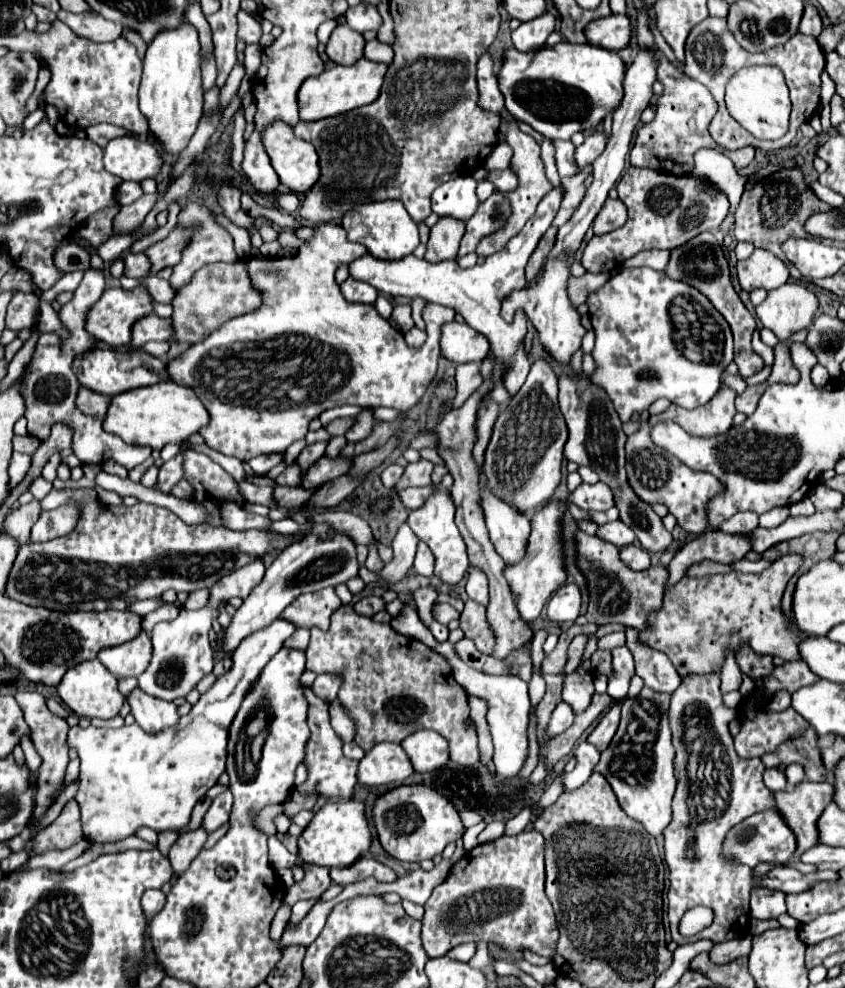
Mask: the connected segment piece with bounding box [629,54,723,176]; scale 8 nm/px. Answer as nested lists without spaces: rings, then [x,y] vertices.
[[[661,54],[661,64],[657,68],[657,80],[661,80],[661,84],[665,86],[665,92],[657,102],[655,118],[637,130],[635,144],[629,152],[631,166],[667,172],[667,156],[669,156],[669,160],[673,160],[673,168],[669,168],[669,172],[673,172],[677,176],[691,176],[693,166],[695,166],[693,154],[699,148],[715,148],[715,150],[723,152],[721,148],[717,148],[717,144],[713,142],[711,136],[703,138],[705,134],[709,134],[707,128],[717,112],[717,106],[715,106],[717,102],[709,94],[709,90],[705,90],[705,86],[687,78],[679,70],[675,70],[663,54]]]

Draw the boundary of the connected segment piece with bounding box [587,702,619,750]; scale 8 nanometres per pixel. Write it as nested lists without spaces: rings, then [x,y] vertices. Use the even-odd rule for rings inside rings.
[[[613,702],[613,706],[607,710],[607,714],[599,720],[595,730],[589,734],[587,742],[595,744],[599,750],[605,750],[619,726],[619,702]]]

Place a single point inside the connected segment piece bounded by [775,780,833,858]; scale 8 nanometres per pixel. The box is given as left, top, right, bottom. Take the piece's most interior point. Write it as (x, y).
(801, 807)

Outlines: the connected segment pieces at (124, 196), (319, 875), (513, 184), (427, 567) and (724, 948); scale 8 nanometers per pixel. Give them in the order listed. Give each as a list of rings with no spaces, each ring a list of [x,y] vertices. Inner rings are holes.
[[[121,182],[121,186],[117,186],[117,196],[115,198],[121,206],[125,206],[125,204],[135,202],[141,196],[143,196],[143,190],[141,190],[139,182]]]
[[[303,862],[301,866],[305,870],[305,878],[299,882],[299,886],[295,884],[295,886],[287,889],[281,904],[293,906],[299,900],[319,898],[331,886],[329,868],[325,868],[325,866],[309,866],[307,862]]]
[[[509,168],[507,170],[489,172],[487,180],[491,180],[497,186],[497,190],[501,190],[501,192],[513,192],[517,188],[517,184],[519,184],[517,174],[513,170],[509,170]]]
[[[419,542],[419,548],[417,548],[417,554],[415,554],[415,562],[413,562],[413,570],[421,576],[427,576],[431,578],[433,576],[433,564],[435,564],[435,558],[429,550],[429,546],[425,542]]]
[[[750,933],[745,934],[740,939],[716,944],[710,951],[709,957],[715,964],[727,964],[741,956],[748,956],[752,948],[752,938]]]

